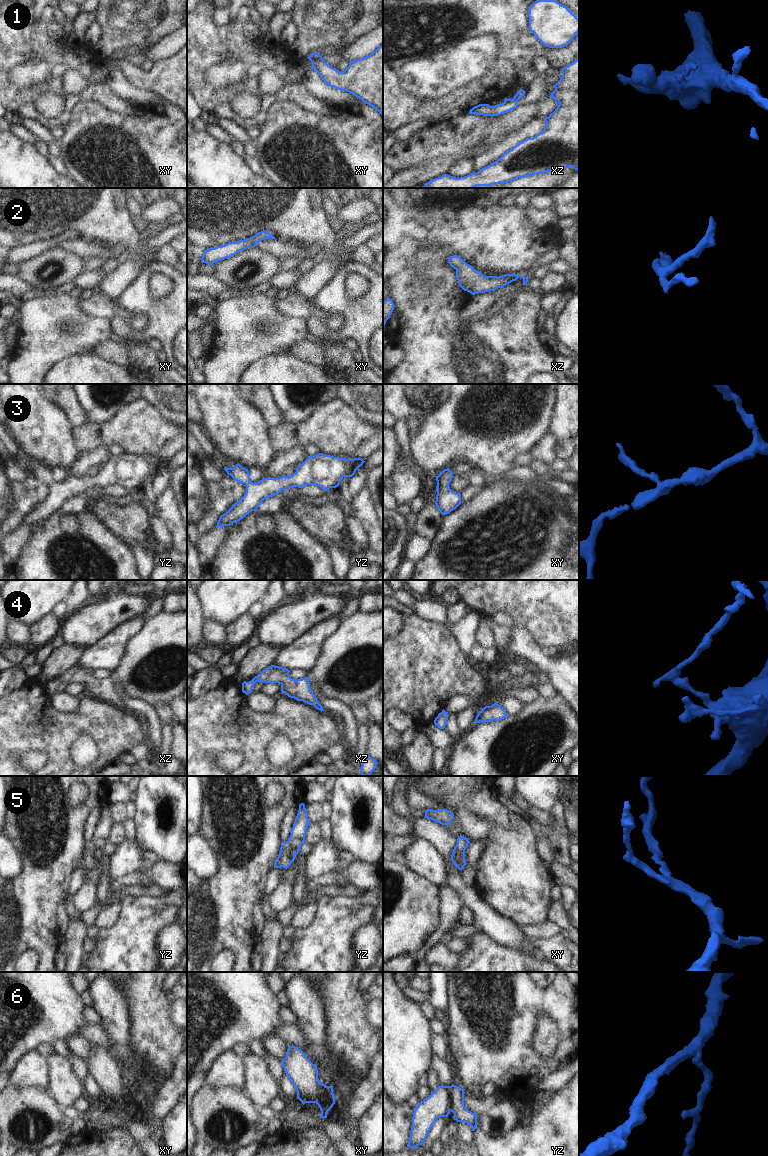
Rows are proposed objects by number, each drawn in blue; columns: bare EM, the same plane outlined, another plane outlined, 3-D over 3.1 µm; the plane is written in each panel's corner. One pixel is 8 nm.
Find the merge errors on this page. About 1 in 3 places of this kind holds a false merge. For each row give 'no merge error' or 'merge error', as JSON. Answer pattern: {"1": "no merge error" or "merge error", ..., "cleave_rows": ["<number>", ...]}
{"1": "merge error", "2": "no merge error", "3": "no merge error", "4": "no merge error", "5": "no merge error", "6": "merge error", "cleave_rows": ["1", "6"]}

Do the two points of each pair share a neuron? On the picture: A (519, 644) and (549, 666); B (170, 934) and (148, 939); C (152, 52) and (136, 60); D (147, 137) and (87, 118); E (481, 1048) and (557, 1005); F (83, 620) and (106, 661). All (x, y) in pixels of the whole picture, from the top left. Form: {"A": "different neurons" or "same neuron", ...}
{"A": "same neuron", "B": "different neurons", "C": "different neurons", "D": "same neuron", "E": "same neuron", "F": "different neurons"}

